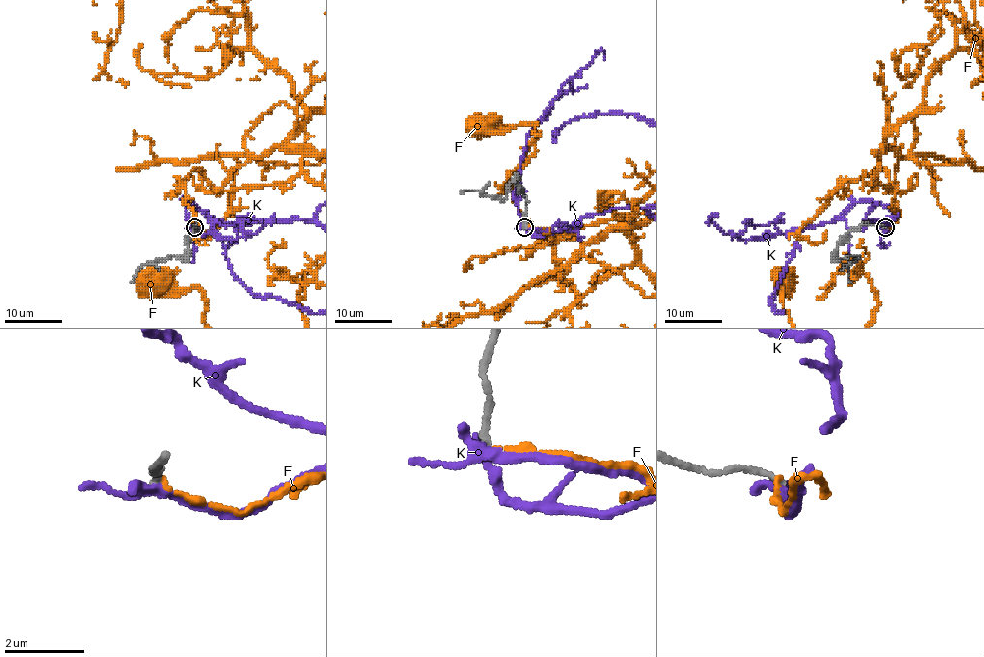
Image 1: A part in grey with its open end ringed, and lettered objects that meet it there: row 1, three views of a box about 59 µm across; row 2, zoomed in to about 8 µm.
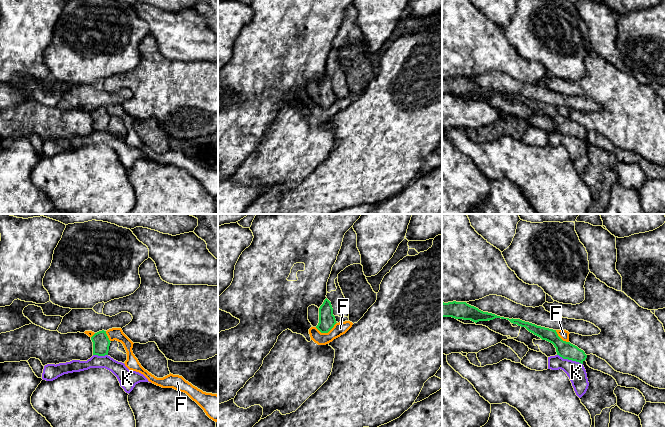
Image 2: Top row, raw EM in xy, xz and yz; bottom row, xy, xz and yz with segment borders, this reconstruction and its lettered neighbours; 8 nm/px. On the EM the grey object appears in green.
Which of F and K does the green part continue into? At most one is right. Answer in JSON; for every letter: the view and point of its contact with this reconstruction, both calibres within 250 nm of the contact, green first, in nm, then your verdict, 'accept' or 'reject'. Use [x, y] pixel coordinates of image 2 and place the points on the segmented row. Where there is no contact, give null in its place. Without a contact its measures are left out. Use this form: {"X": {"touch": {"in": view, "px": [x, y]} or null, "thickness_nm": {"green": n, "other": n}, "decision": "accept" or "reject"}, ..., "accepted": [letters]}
{"F": {"touch": {"in": "xz", "px": [326, 332]}, "thickness_nm": {"green": 130, "other": 100}, "decision": "reject"}, "K": {"touch": {"in": "yz", "px": [570, 359]}, "thickness_nm": {"green": 140, "other": 150}, "decision": "reject"}, "accepted": []}

